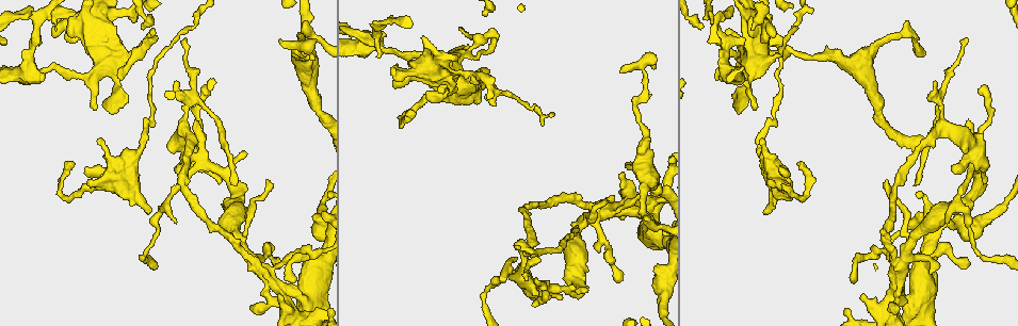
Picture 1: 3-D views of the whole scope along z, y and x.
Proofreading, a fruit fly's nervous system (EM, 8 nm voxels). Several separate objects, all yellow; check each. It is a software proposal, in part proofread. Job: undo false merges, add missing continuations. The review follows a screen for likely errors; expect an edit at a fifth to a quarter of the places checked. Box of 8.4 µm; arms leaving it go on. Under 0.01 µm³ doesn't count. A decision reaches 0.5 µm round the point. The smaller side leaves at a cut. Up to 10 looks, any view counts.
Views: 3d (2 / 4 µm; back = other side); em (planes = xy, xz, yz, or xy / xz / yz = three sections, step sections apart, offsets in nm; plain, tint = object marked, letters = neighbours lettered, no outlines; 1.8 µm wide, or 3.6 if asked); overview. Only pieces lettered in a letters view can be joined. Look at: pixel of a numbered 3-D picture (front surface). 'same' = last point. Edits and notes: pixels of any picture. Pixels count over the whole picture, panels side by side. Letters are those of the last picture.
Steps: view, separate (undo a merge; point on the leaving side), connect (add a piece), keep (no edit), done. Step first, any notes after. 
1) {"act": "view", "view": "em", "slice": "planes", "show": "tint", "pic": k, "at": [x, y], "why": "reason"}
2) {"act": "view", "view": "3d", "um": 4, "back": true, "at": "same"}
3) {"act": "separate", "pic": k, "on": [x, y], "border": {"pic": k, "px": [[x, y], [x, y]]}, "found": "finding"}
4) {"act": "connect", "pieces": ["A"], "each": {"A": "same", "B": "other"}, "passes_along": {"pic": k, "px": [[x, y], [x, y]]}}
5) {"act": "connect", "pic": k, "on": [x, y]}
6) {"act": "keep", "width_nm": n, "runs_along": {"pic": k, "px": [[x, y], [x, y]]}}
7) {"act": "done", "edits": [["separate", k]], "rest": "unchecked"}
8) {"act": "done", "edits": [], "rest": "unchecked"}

{"act": "view", "view": "3d", "um": 2, "pic": 1, "at": [600, 212], "why": "abrupt turn"}

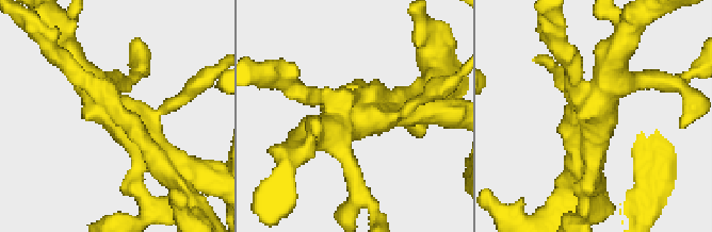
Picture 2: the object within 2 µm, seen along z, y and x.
{"act": "view", "view": "em", "um": 3.6, "slice": "planes", "show": "letters", "pic": 2, "at": [342, 115], "why": "now the EM"}

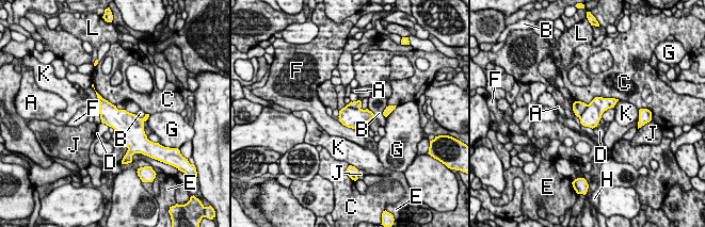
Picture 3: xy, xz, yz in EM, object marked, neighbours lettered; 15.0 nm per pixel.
{"act": "separate", "pic": 3, "on": [356, 104], "each": {"A": "other", "B": "other", "C": "other", "D": "other", "E": "other", "F": "other", "G": "other", "H": "other", "J": "other", "K": "other", "L": "other"}, "border": {"pic": 3, "px": [[347, 104], [359, 109]]}, "found": "a second cell is stuck on"}

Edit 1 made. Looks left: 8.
{"act": "view", "view": "overview", "why": "redraw"}

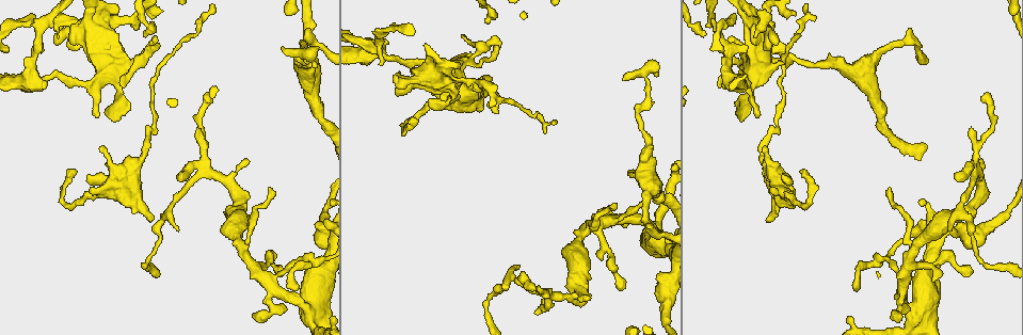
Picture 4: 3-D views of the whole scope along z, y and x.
{"act": "view", "view": "em", "slice": "planes", "show": "letters", "pic": 4, "at": [67, 204], "why": "sharp bend"}

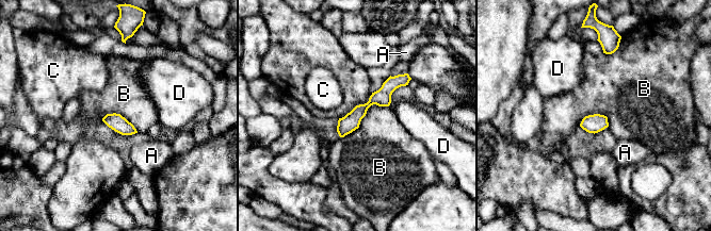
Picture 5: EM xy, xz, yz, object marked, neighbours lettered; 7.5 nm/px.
{"act": "keep", "width_nm": 120, "each": {"A": "other", "B": "other", "C": "other", "D": "other"}, "runs_along": {"pic": 5, "px": [[406, 77], [373, 99], [341, 133]]}, "found": "all the same cell"}

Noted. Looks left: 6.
{"act": "view", "view": "em", "slice": "xy", "step": 16, "show": "letters", "pic": 4, "at": [150, 218], "why": "branch stops here"}

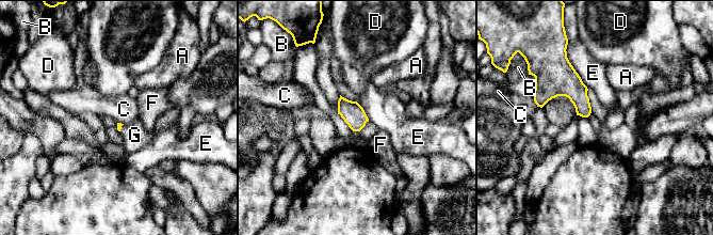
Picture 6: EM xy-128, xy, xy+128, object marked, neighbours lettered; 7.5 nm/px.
{"act": "view", "view": "em", "slice": "planes", "show": "letters", "at": "same", "why": "cut it another way"}

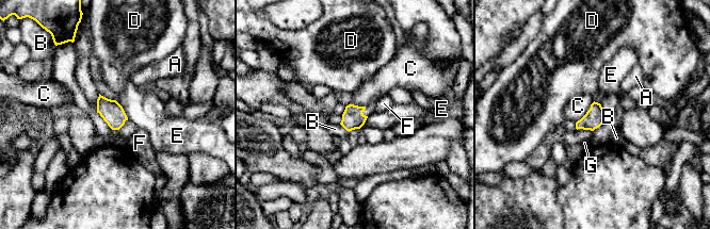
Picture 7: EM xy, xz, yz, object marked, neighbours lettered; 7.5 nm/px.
{"act": "connect", "pieces": ["G"], "each": {"A": "other", "B": "other", "C": "other", "D": "other", "E": "other", "F": "other", "G": "same"}, "passes_along": {"pic": 7, "px": [[353, 118], [362, 111], [370, 109]]}, "found": "it goes on there"}

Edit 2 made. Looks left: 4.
{"act": "view", "view": "em", "slice": "planes", "show": "letters", "pic": 4, "at": [756, 114], "why": "an open end"}

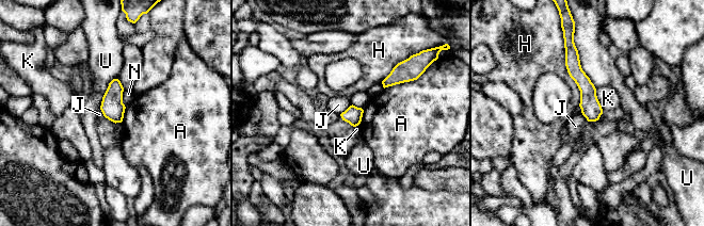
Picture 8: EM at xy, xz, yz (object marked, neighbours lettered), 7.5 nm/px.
{"act": "keep", "width_nm": 130, "each": {"A": "other", "H": "other", "J": "other", "K": "other", "N": "other", "U": "other"}, "runs_along": {"pic": 8, "px": [[574, 51], [593, 118]]}, "found": "none of them fits"}

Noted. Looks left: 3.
{"act": "done", "edits": [["separate", 3], ["connect", 7]], "rest": "unchecked"}

